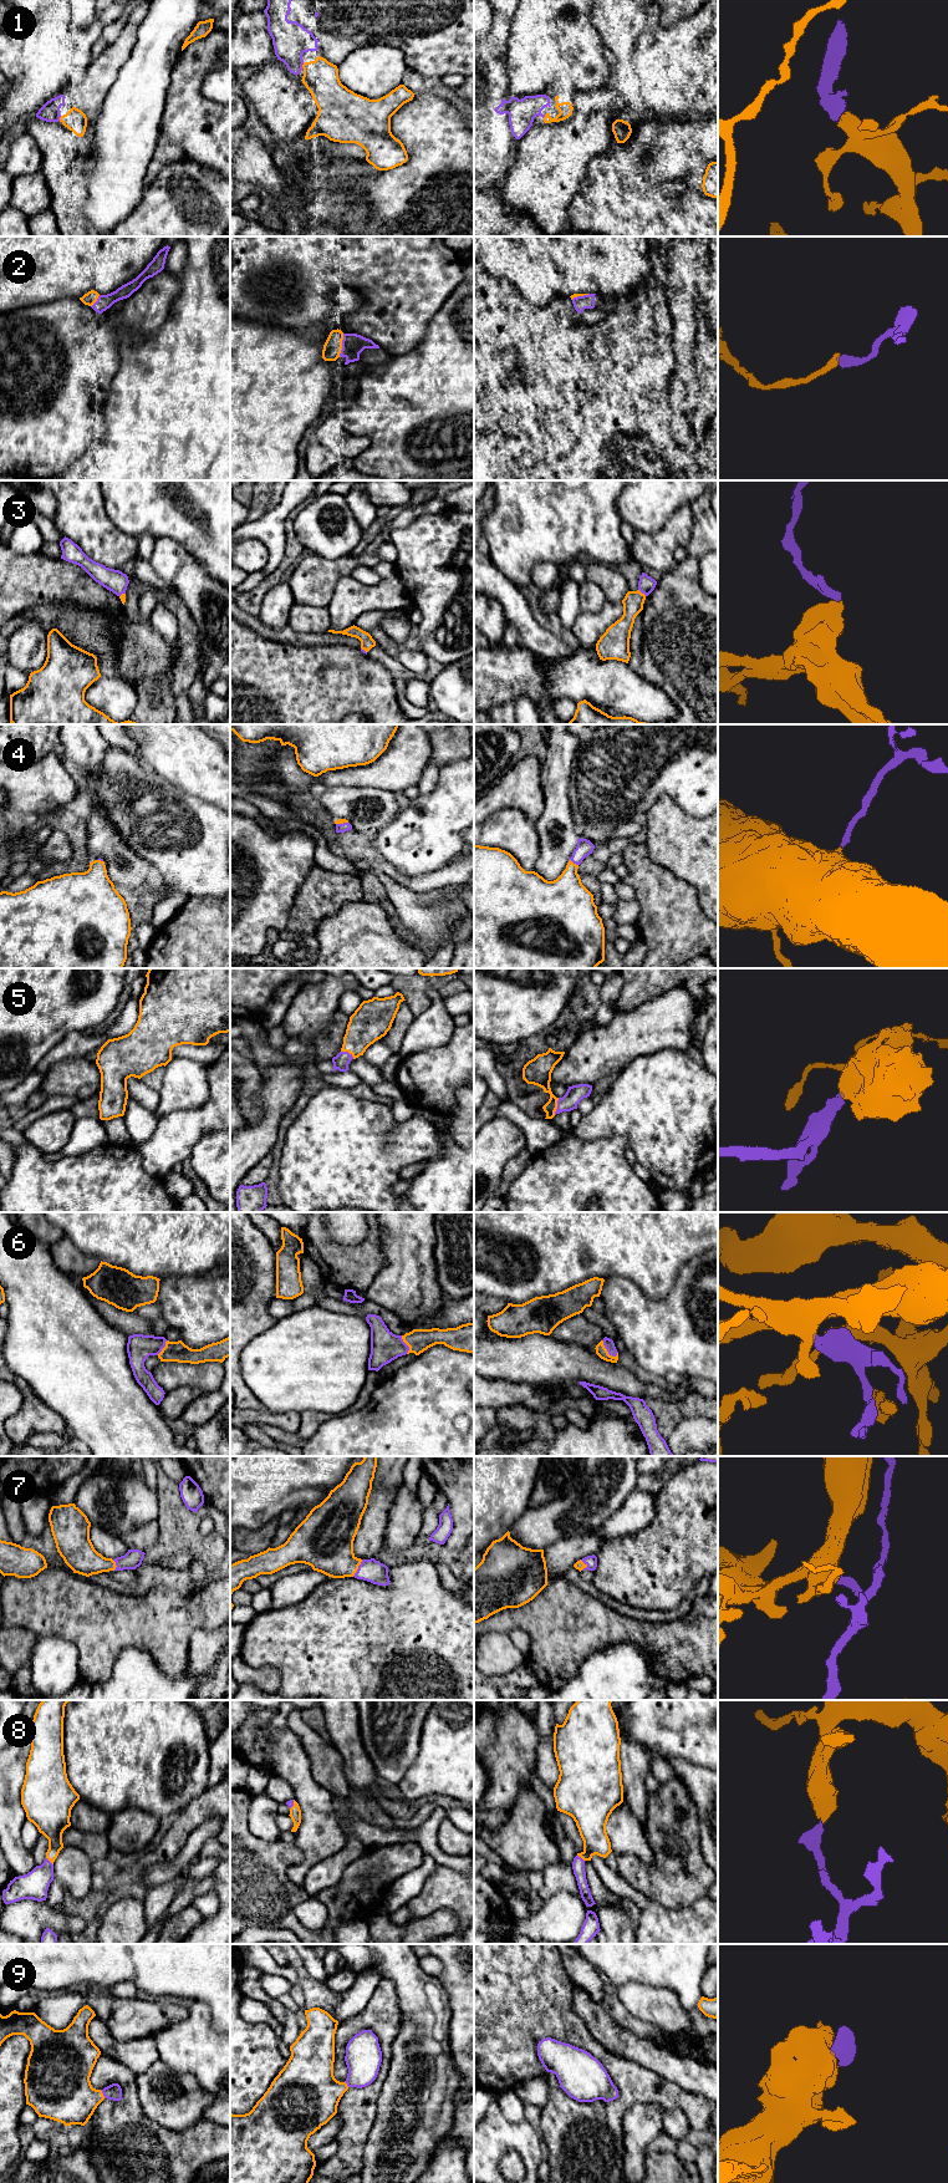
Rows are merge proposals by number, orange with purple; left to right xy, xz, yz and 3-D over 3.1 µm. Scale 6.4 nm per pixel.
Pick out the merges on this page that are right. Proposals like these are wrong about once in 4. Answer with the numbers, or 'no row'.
1, 2, 3, 4, 5, 6, 7, 8, 9

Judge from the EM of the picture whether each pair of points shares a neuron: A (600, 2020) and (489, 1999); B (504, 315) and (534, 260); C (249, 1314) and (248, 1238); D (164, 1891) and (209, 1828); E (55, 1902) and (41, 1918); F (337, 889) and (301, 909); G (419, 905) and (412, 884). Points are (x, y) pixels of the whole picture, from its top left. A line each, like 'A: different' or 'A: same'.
A: different
B: different
C: same
D: different
E: different
F: same
G: different

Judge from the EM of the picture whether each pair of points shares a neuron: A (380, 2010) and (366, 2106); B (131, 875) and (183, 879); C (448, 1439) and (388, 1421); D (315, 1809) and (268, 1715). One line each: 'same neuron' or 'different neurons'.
A: same neuron
B: different neurons
C: same neuron
D: same neuron

